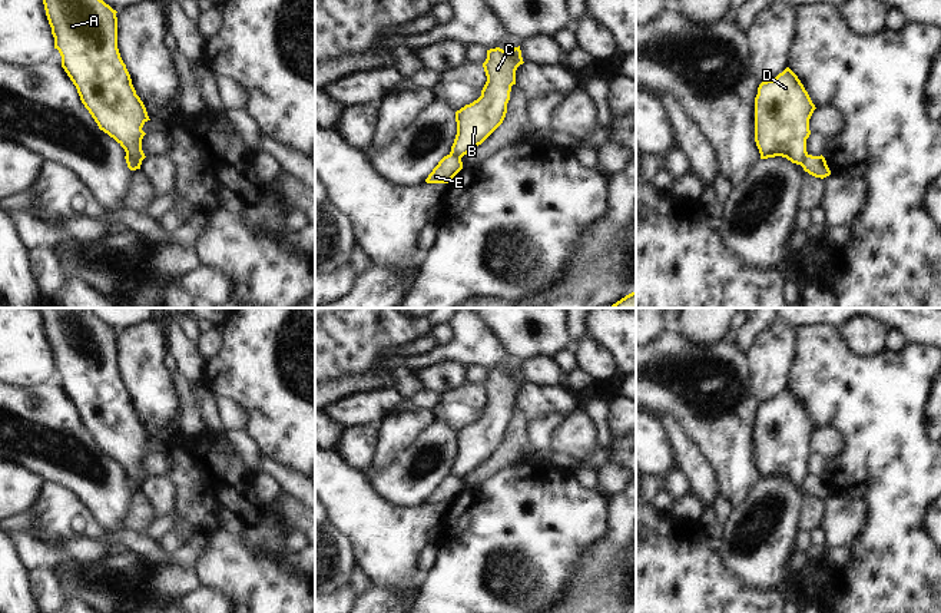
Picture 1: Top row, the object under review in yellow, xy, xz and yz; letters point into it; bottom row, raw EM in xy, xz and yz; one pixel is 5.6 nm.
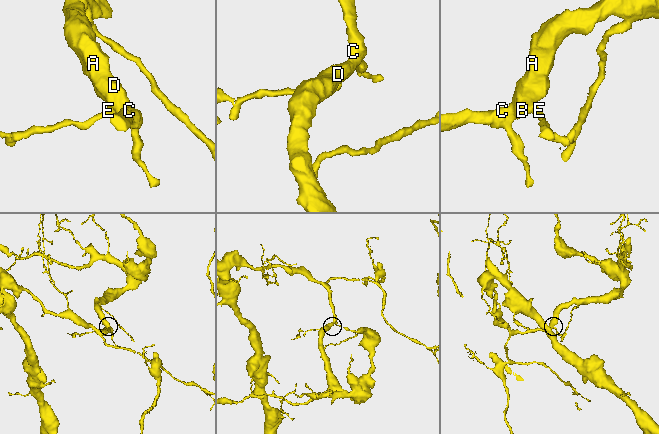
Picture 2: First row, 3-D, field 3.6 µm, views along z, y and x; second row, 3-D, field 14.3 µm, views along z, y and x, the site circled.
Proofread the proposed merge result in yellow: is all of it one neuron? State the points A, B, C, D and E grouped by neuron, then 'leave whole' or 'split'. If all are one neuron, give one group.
A B C D / E | split

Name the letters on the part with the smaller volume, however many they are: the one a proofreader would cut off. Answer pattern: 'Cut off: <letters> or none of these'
Cut off: E

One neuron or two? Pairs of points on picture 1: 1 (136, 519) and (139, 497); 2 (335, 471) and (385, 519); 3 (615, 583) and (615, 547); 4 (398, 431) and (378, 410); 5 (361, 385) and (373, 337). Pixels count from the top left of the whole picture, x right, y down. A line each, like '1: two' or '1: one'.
1: one
2: one
3: one
4: two
5: two

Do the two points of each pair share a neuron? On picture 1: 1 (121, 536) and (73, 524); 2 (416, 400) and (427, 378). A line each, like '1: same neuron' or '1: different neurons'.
1: same neuron
2: different neurons

